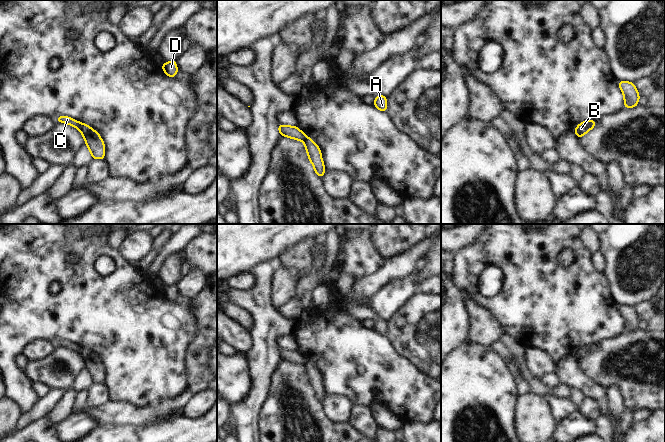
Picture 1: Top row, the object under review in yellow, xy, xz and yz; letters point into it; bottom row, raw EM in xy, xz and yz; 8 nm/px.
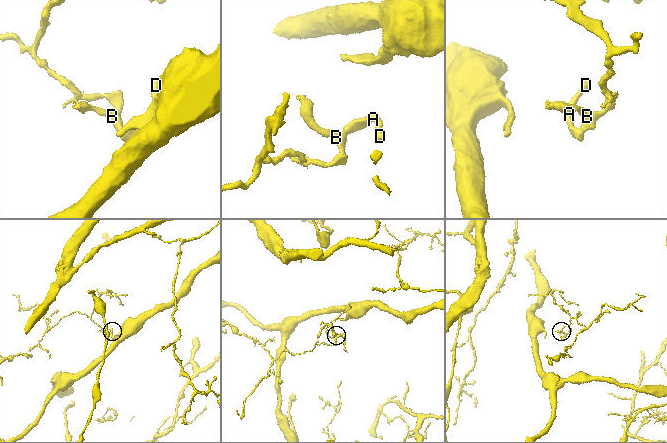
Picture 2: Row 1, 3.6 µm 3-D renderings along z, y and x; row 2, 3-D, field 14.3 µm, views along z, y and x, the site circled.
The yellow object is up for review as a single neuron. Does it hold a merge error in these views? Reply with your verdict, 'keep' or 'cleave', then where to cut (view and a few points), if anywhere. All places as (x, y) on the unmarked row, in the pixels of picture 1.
cleave | xy (82, 348), (79, 352)

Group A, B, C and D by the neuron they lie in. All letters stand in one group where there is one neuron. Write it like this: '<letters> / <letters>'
A B D / C

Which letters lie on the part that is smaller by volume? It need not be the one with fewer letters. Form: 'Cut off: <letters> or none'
Cut off: C

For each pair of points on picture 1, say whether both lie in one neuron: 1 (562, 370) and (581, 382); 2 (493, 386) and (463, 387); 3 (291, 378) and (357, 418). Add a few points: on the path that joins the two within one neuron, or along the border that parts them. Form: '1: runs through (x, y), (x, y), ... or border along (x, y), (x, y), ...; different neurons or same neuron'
1: runs through (567, 371), (576, 378); same neuron
2: runs through (486, 387), (470, 387); same neuron
3: border along (347, 422), (359, 431); different neurons

